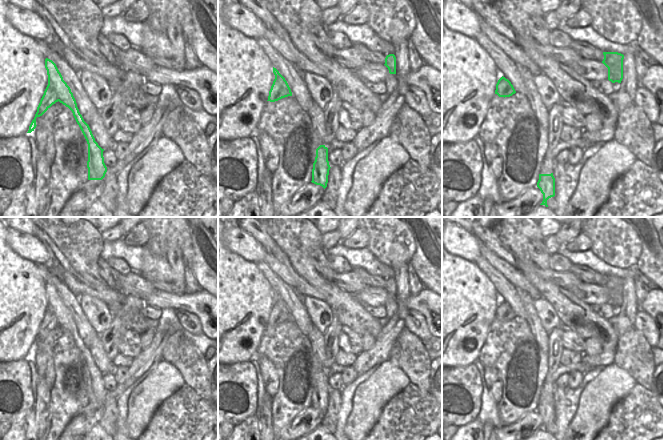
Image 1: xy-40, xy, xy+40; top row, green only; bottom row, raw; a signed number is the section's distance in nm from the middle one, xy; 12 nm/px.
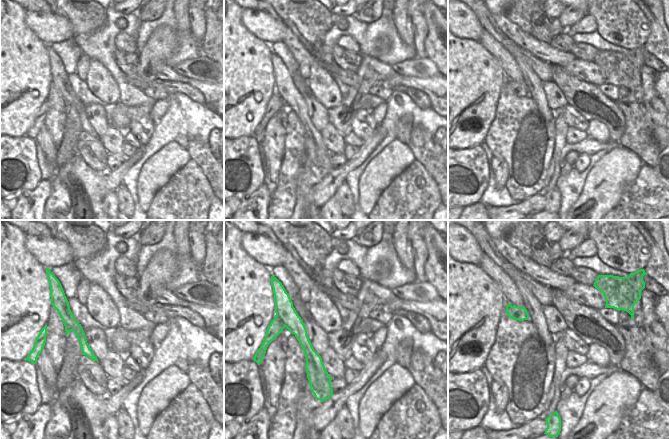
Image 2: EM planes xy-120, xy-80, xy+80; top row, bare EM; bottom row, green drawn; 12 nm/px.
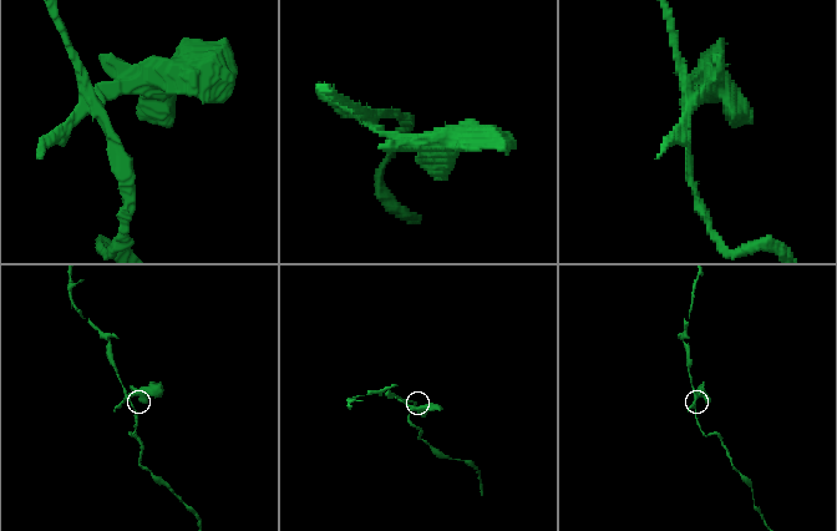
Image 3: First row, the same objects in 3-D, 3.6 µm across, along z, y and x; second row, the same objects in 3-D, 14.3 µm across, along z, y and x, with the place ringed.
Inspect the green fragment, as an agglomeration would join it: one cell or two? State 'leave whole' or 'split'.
split

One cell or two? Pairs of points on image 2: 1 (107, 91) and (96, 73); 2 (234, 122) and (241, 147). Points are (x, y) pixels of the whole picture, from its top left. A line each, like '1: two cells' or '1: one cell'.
1: one cell
2: two cells

